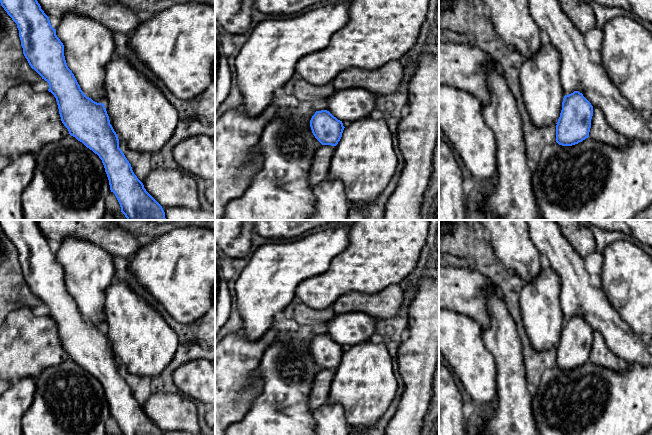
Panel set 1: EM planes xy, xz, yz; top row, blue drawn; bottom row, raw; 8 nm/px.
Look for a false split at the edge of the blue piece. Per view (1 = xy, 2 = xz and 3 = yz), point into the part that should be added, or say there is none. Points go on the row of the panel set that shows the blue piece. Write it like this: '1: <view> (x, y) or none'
1: none
2: xz (351, 105)
3: yz (542, 92)

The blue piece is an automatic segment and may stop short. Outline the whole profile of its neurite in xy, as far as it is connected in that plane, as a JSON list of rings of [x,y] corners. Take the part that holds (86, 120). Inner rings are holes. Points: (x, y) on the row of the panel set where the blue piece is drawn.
[[[0,0],[17,24],[23,54],[49,84],[69,134],[99,156],[110,190],[127,220],[165,220],[162,206],[146,191],[119,148],[105,105],[87,97],[68,68],[64,45],[37,0]]]

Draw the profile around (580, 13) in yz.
[[[558,0],[563,12],[583,34],[596,27],[596,17],[589,4],[582,0]]]

